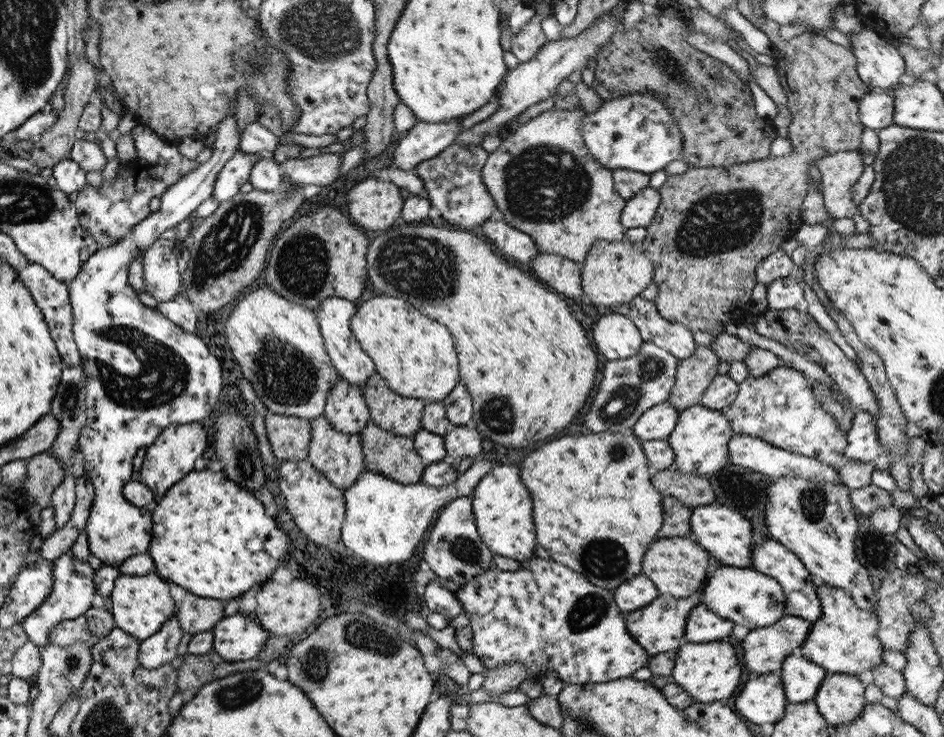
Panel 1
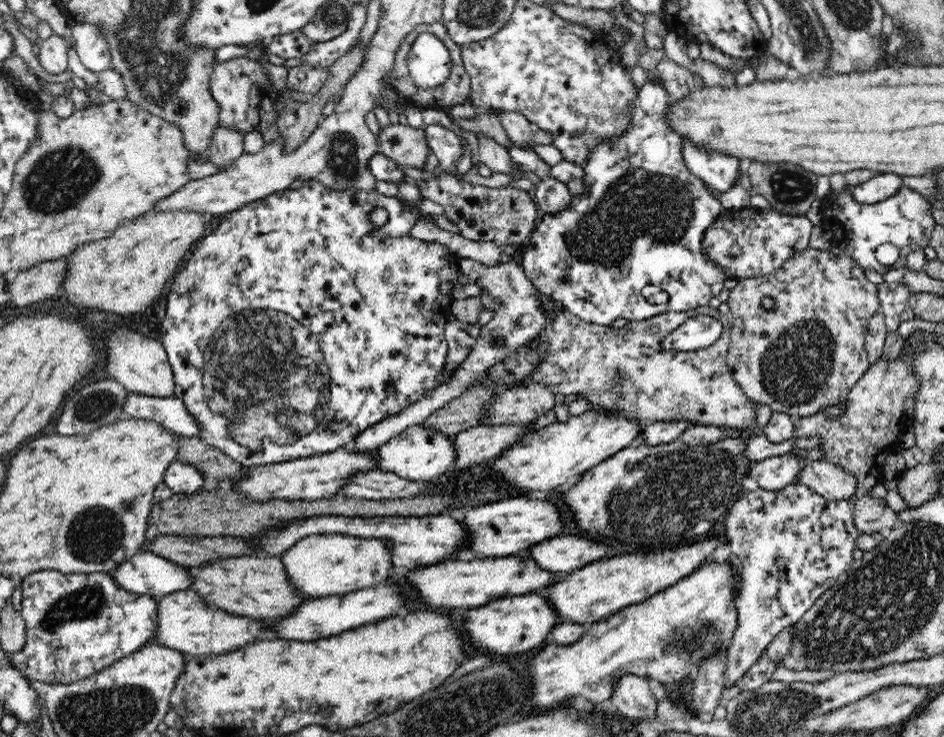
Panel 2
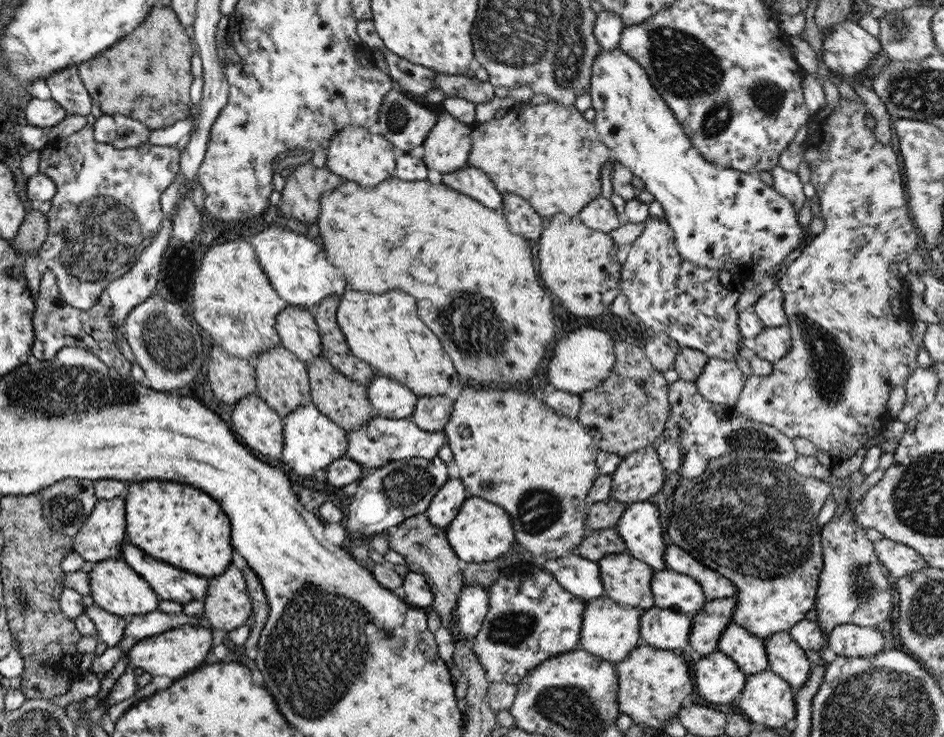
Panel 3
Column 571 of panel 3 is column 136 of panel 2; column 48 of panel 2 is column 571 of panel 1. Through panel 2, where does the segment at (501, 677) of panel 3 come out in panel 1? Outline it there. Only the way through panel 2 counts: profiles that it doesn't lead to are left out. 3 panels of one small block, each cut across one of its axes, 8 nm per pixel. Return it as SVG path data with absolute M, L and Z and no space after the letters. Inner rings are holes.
M529 557L512 571L484 570L454 593L469 618L472 655L479 658L487 672L502 664L521 662L529 675L538 672L542 676L553 670L563 684L604 683L631 677L648 661L646 652L629 636L624 623L626 614L617 608L612 594L551 558Z

